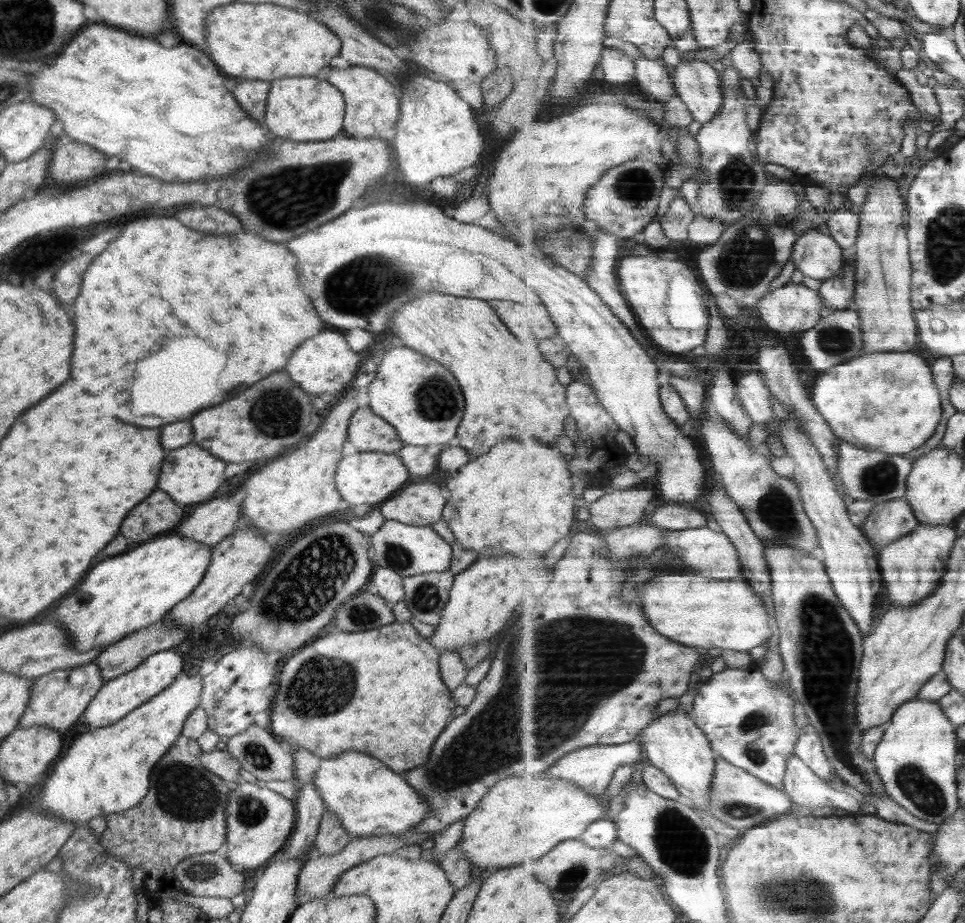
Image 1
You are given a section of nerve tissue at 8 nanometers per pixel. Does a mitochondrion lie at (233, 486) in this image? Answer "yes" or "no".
no

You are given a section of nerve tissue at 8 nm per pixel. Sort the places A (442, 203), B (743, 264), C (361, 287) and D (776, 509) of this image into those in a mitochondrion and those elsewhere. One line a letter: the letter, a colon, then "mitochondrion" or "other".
A: other
B: mitochondrion
C: mitochondrion
D: mitochondrion

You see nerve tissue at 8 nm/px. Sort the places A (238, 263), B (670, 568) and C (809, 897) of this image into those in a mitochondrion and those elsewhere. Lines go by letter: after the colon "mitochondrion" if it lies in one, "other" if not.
A: other
B: other
C: mitochondrion

